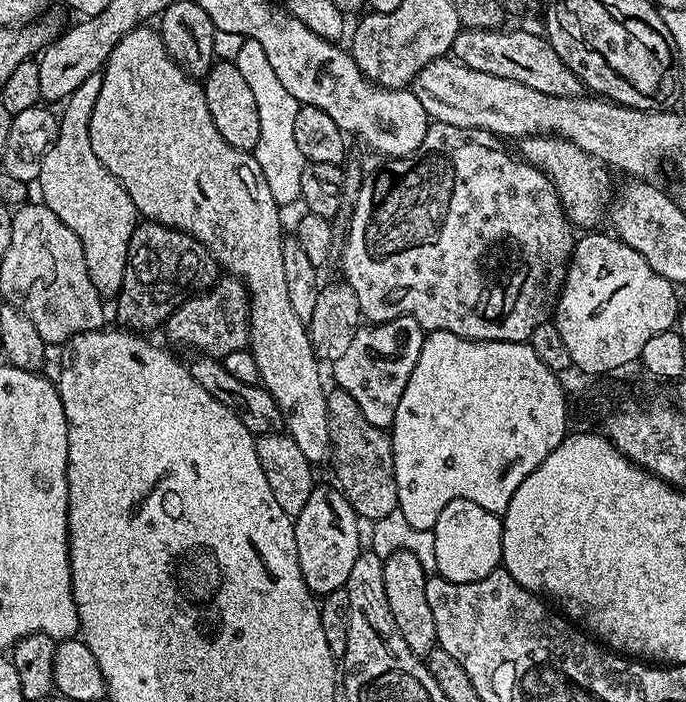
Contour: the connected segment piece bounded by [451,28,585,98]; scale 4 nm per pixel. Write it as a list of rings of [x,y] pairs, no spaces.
[[[464,28],[454,38],[451,55],[460,63],[470,66],[470,70],[482,70],[486,74],[494,74],[498,78],[510,78],[510,82],[522,82],[522,86],[530,86],[533,90],[542,90],[542,94],[554,94],[562,98],[579,96],[585,91],[583,82],[554,54],[554,46],[543,36],[535,36],[532,32],[504,32],[500,28]]]

